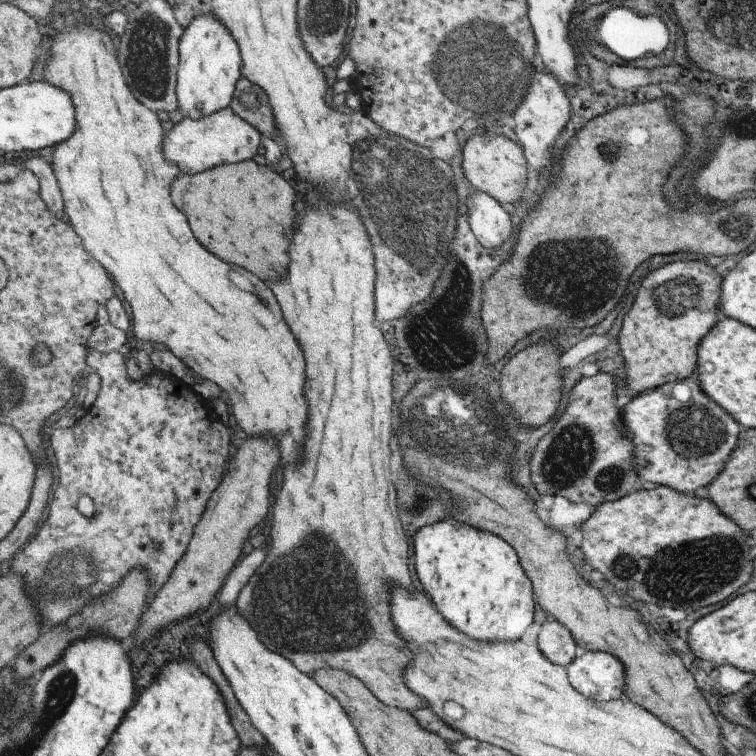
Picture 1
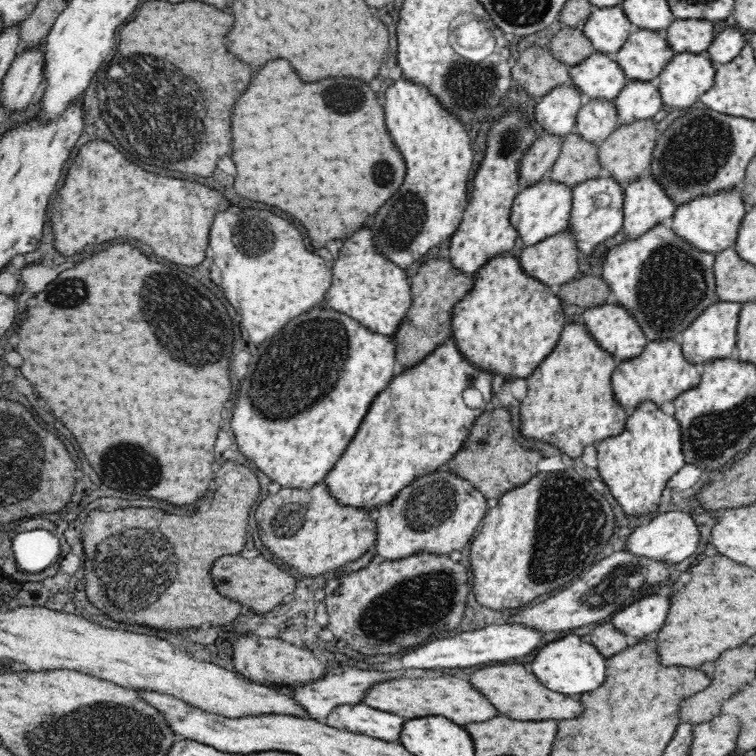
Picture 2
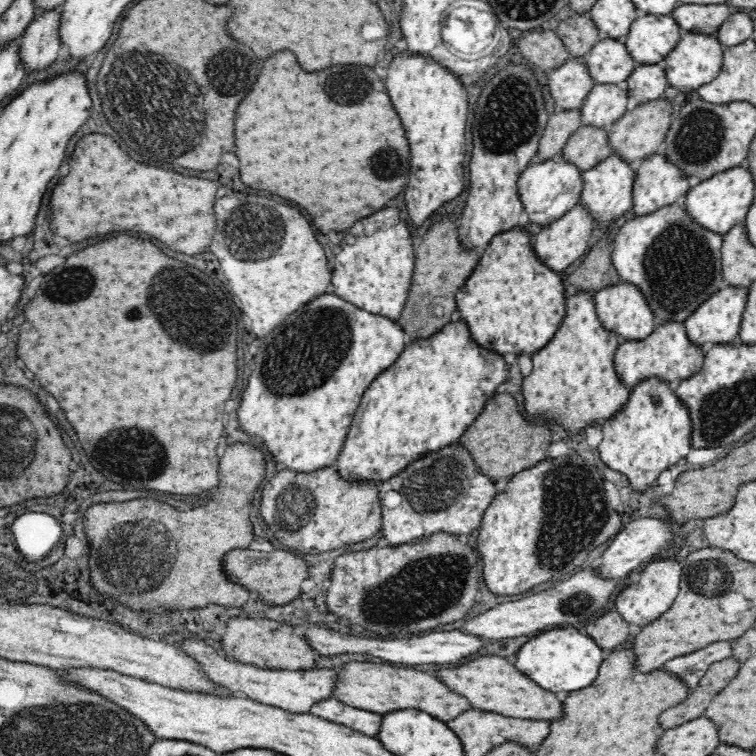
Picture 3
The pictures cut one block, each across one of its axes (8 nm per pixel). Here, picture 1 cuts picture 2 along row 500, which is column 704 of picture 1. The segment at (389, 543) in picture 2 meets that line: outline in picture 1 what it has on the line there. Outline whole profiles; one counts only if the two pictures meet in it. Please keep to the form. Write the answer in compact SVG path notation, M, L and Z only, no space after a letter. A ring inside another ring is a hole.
M695 374L675 382L662 384L661 386L654 388L652 391L645 391L641 394L638 394L631 398L631 401L625 404L621 410L622 421L624 427L626 428L625 434L627 434L634 444L634 467L639 482L654 482L655 484L668 486L677 492L685 494L693 493L693 491L697 490L697 488L703 488L703 486L707 486L707 484L709 484L720 473L724 467L724 464L730 457L730 452L736 445L738 434L743 430L742 426L739 423L736 423L731 415L728 415L723 409L721 409L721 406L719 406L715 401L712 401L703 392L703 389L700 389L700 384L698 383L698 378L695 376Z

